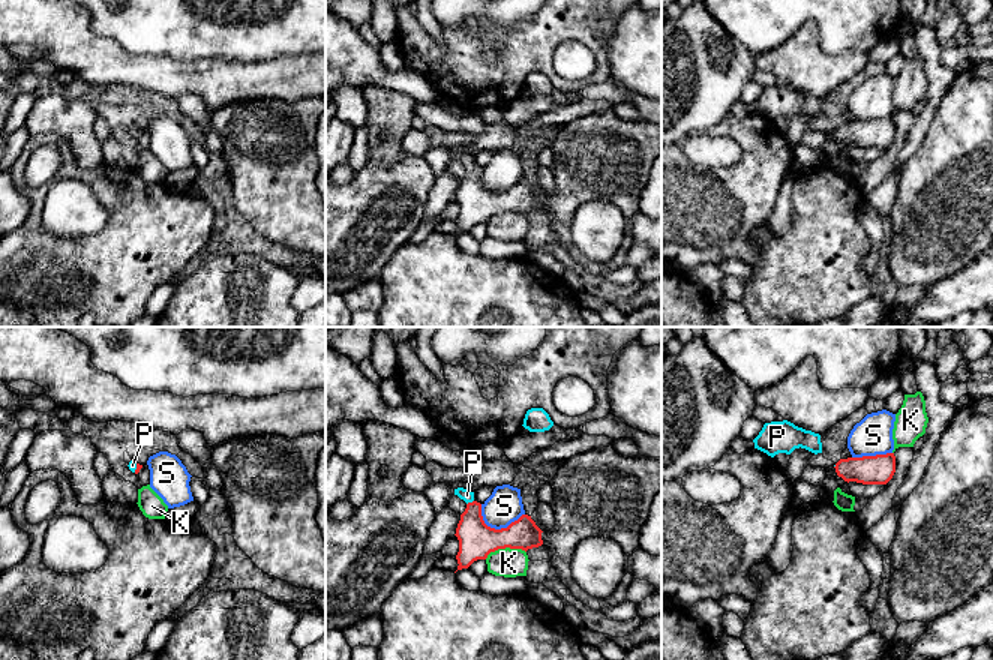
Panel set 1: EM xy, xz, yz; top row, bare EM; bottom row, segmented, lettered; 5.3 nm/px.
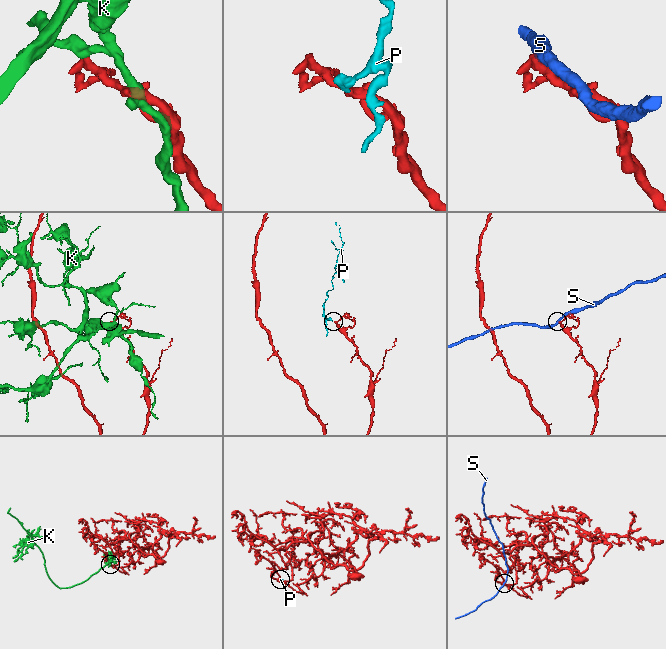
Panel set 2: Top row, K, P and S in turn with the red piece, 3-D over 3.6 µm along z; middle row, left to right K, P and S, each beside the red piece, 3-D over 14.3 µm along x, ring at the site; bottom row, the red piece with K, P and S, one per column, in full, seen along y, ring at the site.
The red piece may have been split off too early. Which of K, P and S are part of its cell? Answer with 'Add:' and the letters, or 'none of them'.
Add: P

